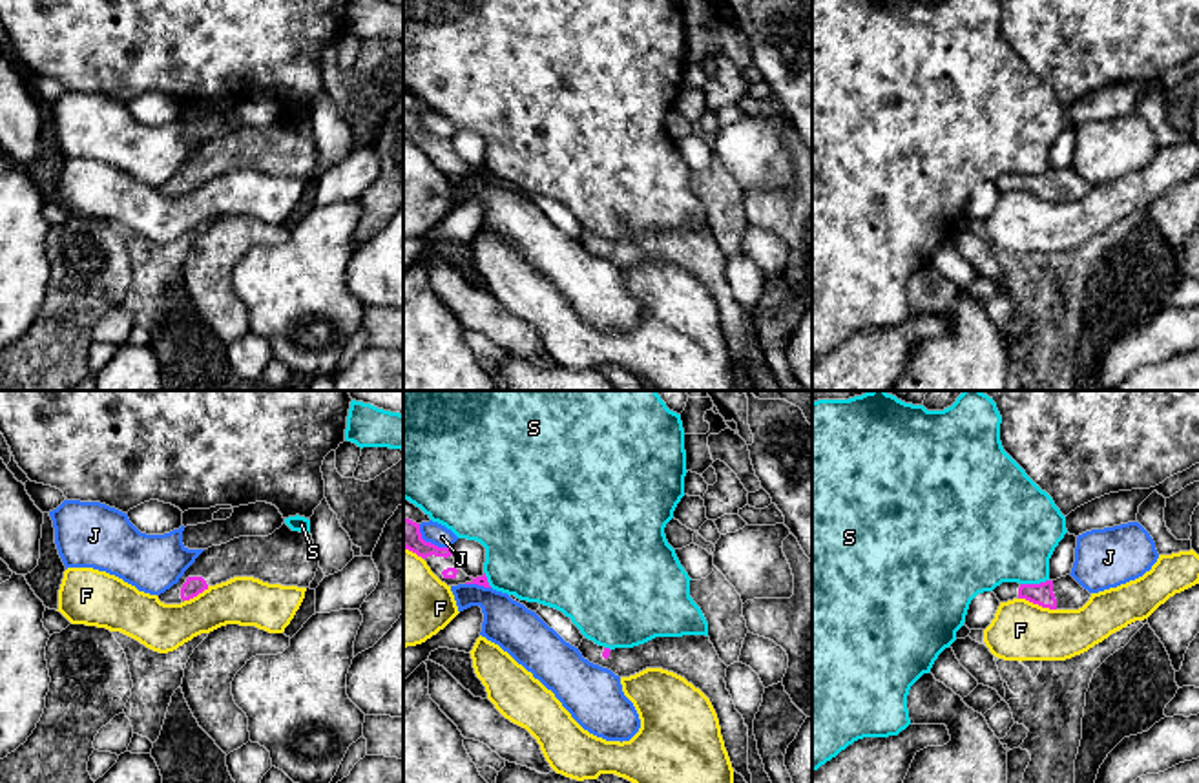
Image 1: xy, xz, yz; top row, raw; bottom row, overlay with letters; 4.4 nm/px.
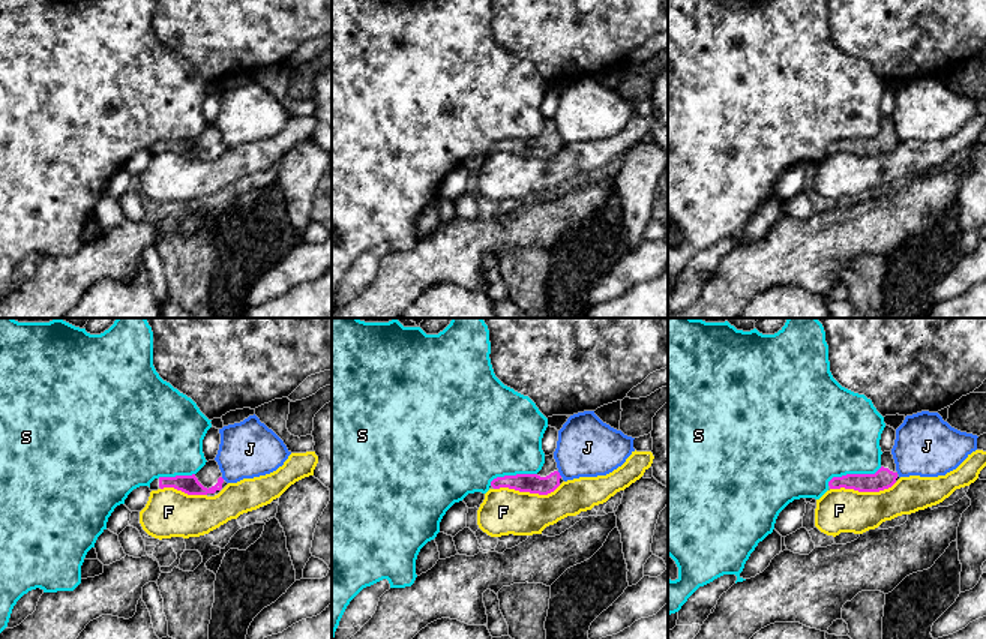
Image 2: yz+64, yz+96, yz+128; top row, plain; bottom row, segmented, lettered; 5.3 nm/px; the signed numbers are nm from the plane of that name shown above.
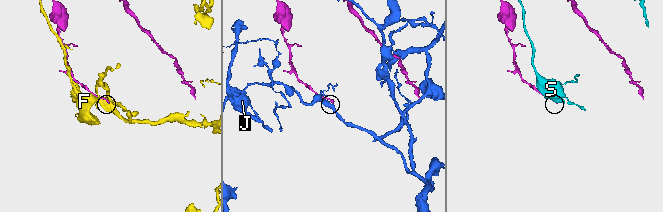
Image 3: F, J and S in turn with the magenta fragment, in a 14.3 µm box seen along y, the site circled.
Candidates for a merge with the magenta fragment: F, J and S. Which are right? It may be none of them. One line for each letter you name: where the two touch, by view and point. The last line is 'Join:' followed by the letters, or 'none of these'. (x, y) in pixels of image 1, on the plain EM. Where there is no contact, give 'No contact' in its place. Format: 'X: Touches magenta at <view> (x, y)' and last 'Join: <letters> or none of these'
Join: none of these

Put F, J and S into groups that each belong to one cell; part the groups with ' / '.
F / J / S

